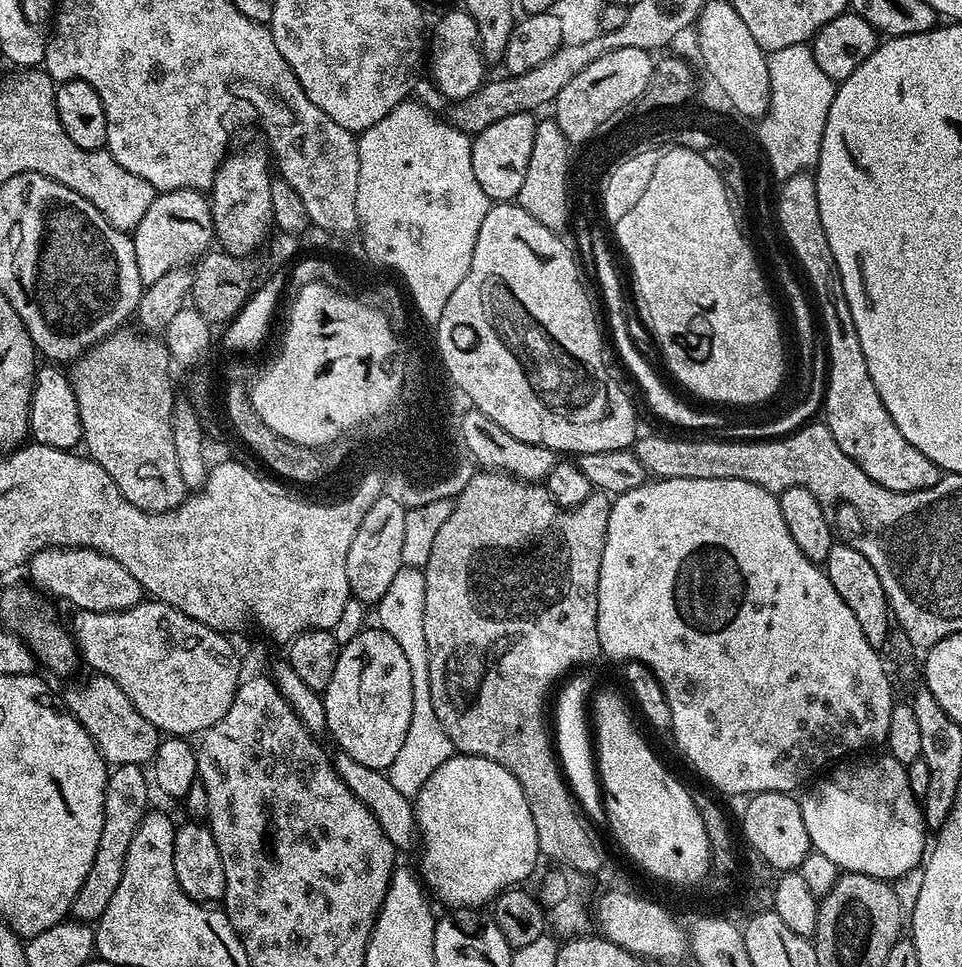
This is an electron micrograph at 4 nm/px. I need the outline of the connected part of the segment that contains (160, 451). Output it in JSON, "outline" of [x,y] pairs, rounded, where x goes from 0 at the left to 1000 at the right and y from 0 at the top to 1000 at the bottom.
{"outline":[[[126,337],[109,352],[89,361],[74,377],[73,392],[81,412],[81,428],[87,446],[85,459],[91,462],[90,471],[119,494],[119,503],[127,507],[136,521],[153,529],[176,529],[193,515],[189,490],[185,490],[185,473],[181,469],[179,429],[185,410],[179,406],[179,389],[175,386],[177,369],[172,353],[161,352],[163,349],[158,345],[141,343]]]}

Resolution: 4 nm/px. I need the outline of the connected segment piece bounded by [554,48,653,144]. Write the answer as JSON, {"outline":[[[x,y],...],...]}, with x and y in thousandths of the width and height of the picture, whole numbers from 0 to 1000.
{"outline":[[[662,50],[634,52],[634,56],[626,56],[622,64],[613,64],[601,81],[593,81],[588,89],[577,101],[576,122],[580,130],[584,130],[584,139],[588,139],[591,148],[599,149],[601,144],[611,141],[620,128],[624,128],[632,117],[638,116],[646,108],[653,107],[657,99],[669,89],[674,81],[674,61],[679,55]]]}

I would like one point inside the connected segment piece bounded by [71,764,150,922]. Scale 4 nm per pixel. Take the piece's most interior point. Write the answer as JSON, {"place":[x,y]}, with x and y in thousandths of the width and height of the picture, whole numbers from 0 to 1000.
{"place":[131,823]}

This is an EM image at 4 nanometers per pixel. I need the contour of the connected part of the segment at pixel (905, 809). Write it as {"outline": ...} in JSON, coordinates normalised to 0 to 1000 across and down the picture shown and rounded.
{"outline":[[[916,780],[912,786],[902,786],[899,790],[876,790],[869,792],[874,794],[866,793],[857,800],[862,802],[853,801],[835,820],[837,823],[831,824],[834,851],[838,854],[844,877],[859,883],[859,887],[863,887],[877,902],[891,902],[924,912],[942,904],[942,900],[957,897],[963,885],[963,853],[957,828],[946,817],[943,793],[922,780]]]}

